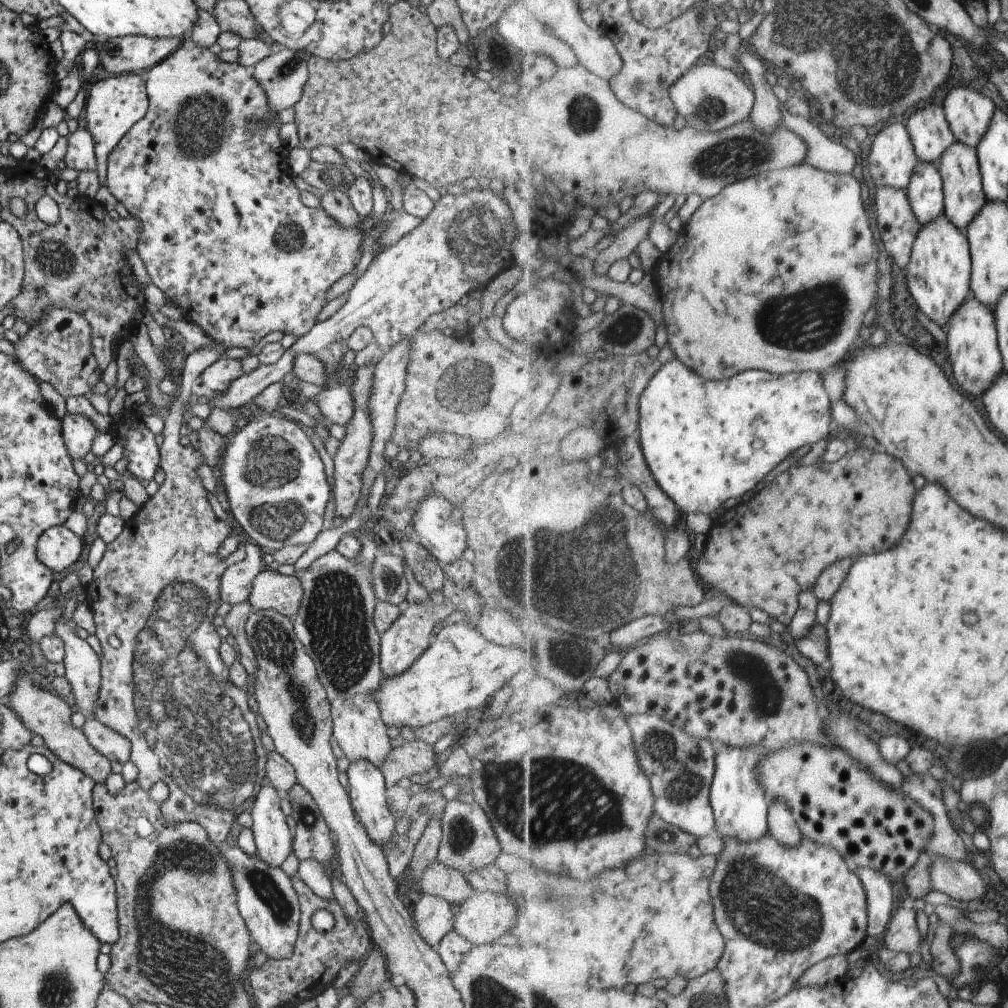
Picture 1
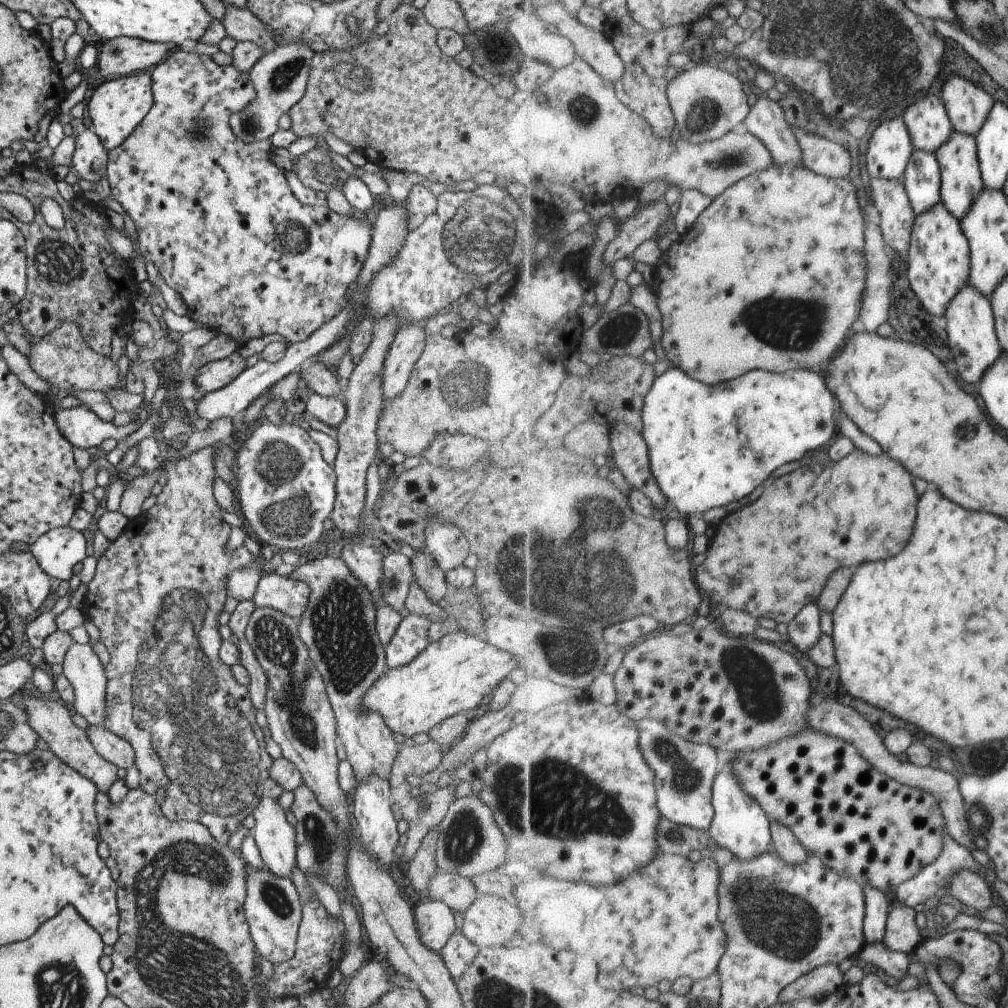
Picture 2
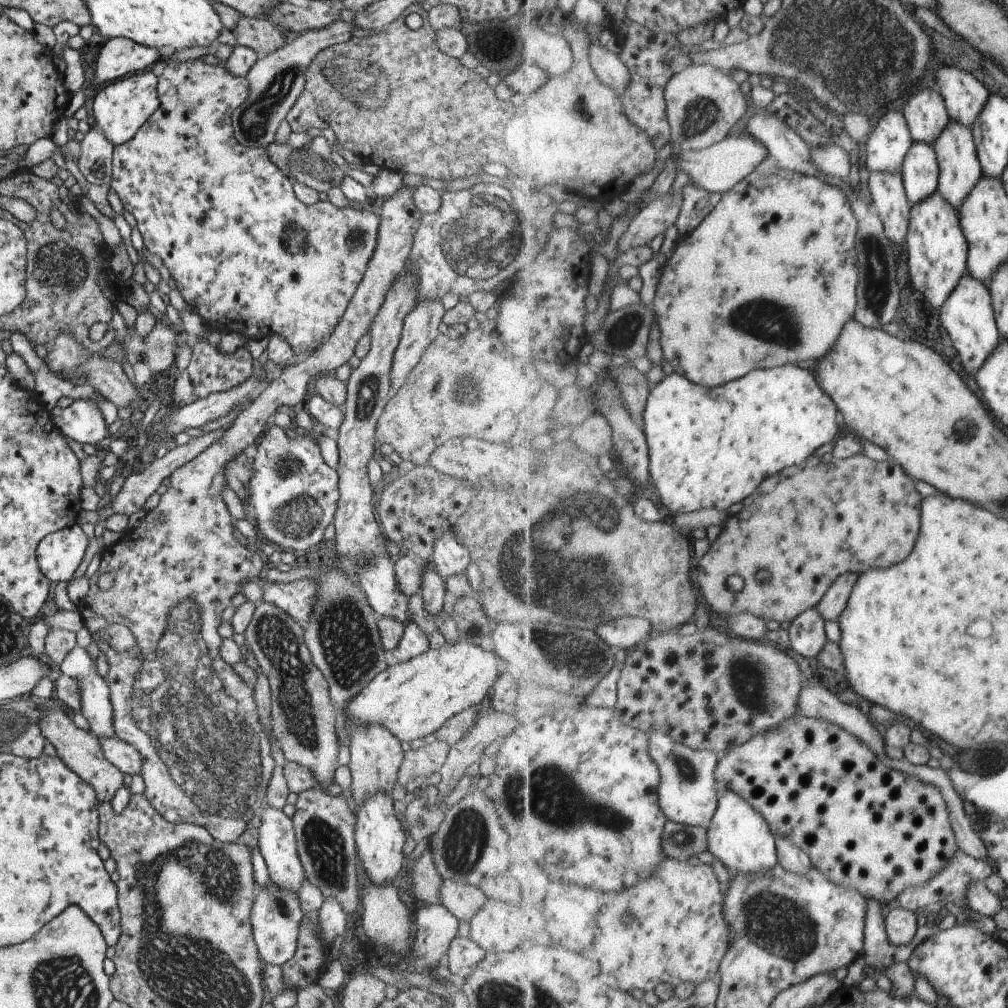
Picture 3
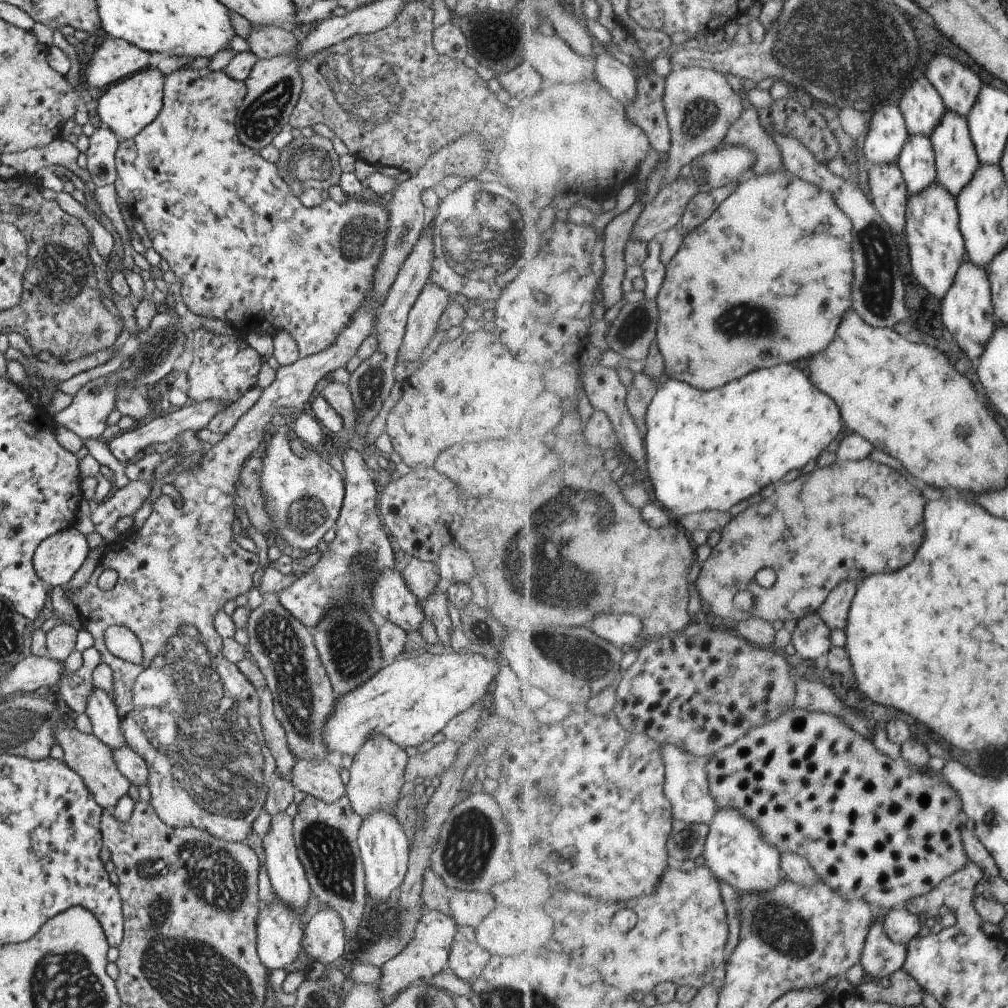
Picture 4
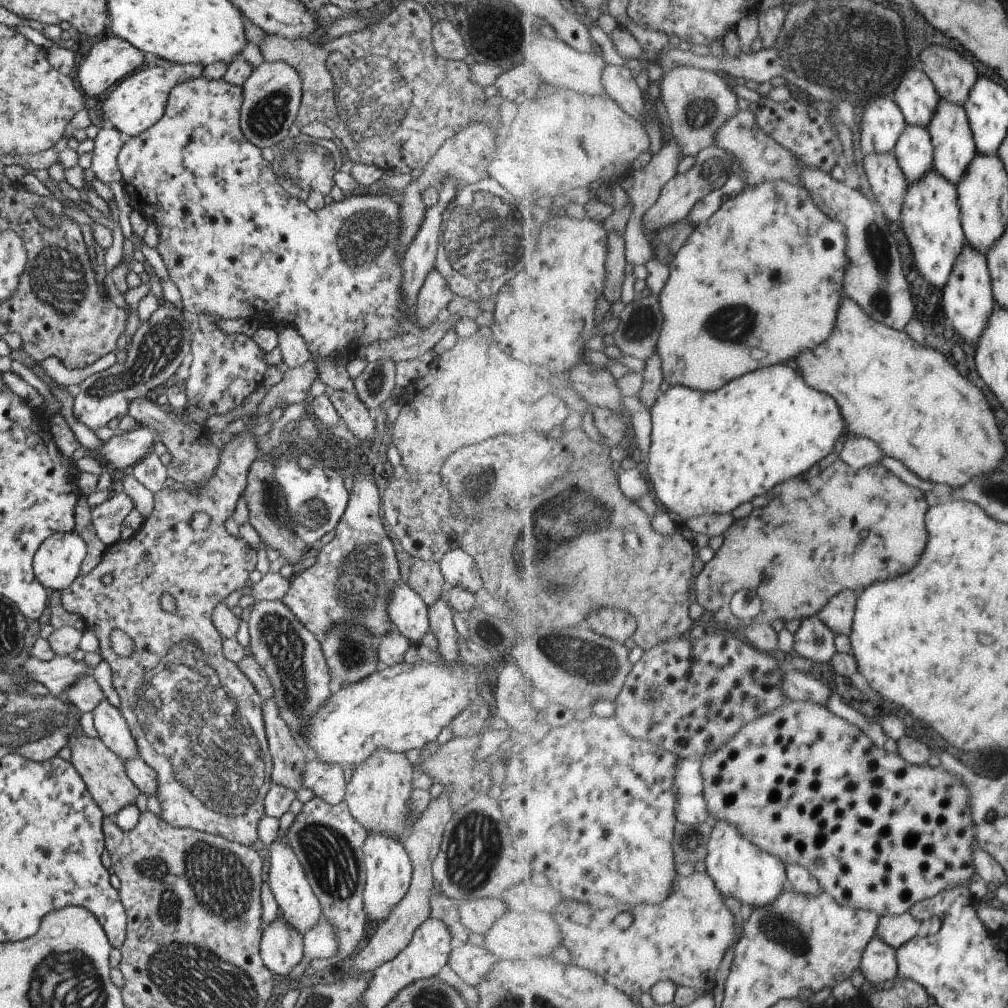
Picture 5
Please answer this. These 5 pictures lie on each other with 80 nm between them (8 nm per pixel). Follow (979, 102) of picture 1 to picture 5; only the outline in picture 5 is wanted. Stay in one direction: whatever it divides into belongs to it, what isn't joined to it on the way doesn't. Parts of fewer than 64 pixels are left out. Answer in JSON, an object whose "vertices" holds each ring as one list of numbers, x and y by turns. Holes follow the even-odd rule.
{"vertices":[[941,45,925,47,919,58,941,98,964,106,979,78,973,62,961,52]]}

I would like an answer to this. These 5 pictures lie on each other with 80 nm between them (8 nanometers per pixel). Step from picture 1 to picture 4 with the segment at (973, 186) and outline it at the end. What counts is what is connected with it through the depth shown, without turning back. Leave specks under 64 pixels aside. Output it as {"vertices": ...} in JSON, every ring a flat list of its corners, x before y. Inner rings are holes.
{"vertices":[[947,109,936,129,930,134,936,154,938,181,958,198,959,193,973,180,978,172,980,158,971,136,970,122,966,116]]}

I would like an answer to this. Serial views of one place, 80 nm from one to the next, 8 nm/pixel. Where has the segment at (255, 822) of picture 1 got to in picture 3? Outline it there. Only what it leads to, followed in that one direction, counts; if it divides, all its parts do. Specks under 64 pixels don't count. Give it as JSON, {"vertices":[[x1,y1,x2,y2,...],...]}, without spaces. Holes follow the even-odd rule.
{"vertices":[[264,804,263,810,259,813,260,826,257,829,257,844,261,858,265,861,266,869,270,882,277,888,284,891,297,892,303,884,304,870,302,869,300,860,296,851,296,840,294,828,291,819,289,819,282,811,275,810]]}

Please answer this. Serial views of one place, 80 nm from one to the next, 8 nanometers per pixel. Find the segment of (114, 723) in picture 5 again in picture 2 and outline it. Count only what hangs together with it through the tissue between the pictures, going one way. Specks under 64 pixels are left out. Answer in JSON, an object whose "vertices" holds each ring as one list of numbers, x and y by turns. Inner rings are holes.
{"vertices":[[74,642,67,649,63,662,56,671,62,672,72,686,75,712,83,716,89,726,103,727,106,676,102,664,90,647,88,644,82,645]]}

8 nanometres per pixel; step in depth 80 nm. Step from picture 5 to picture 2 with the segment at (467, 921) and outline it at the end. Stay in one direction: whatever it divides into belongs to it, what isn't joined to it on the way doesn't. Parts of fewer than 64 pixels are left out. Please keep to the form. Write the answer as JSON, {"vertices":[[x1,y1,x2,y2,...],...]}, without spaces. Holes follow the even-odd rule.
{"vertices":[[436,870,433,878,429,881,427,894,429,899,441,901,452,912,461,914,478,897,478,892,467,877,460,877,455,873,447,874,439,870]]}

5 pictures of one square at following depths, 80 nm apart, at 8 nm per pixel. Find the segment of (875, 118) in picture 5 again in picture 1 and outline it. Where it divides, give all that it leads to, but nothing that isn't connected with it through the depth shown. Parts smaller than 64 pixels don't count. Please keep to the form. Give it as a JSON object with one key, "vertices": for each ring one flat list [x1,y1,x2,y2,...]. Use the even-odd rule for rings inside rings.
{"vertices":[[895,123,876,134,868,156,868,170,876,186,908,190,918,159,906,123]]}

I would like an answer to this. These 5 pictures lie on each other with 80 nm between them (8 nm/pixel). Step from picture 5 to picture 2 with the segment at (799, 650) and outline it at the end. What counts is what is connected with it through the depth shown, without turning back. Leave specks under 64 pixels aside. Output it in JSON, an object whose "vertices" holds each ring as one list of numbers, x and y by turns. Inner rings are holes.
{"vertices":[[817,602,808,604,793,621,788,623,787,636,790,642,806,654,821,640,821,612]]}

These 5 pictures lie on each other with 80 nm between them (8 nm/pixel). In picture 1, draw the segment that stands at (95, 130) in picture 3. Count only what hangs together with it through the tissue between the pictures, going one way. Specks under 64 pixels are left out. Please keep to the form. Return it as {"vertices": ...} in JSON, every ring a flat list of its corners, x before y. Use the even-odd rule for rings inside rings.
{"vertices":[[76,129,67,136,67,151,63,162,73,170,96,170,93,139,87,129]]}

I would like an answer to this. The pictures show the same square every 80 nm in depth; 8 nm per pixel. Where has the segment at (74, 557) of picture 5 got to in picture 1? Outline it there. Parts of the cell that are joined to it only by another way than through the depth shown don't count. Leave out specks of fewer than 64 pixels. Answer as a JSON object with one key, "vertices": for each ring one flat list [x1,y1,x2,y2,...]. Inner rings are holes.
{"vertices":[[65,525,44,530,35,543,37,560,51,572,61,572,79,558,83,540]]}

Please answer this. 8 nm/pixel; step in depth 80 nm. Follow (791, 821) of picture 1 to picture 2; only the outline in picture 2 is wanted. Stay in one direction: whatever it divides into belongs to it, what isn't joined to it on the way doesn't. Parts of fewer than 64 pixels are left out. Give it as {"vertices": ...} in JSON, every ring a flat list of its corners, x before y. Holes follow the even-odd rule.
{"vertices":[[772,823,773,848,787,864,792,867,803,864,811,856,801,841,793,834,790,828,781,823]]}

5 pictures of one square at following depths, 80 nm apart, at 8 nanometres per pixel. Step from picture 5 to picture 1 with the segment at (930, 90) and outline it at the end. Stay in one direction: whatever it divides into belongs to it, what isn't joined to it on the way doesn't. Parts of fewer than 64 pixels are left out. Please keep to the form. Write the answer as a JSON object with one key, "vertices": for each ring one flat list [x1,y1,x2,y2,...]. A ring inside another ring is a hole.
{"vertices":[[931,103,916,110,906,122,919,159,941,162,942,154,957,140,946,117,944,105]]}

